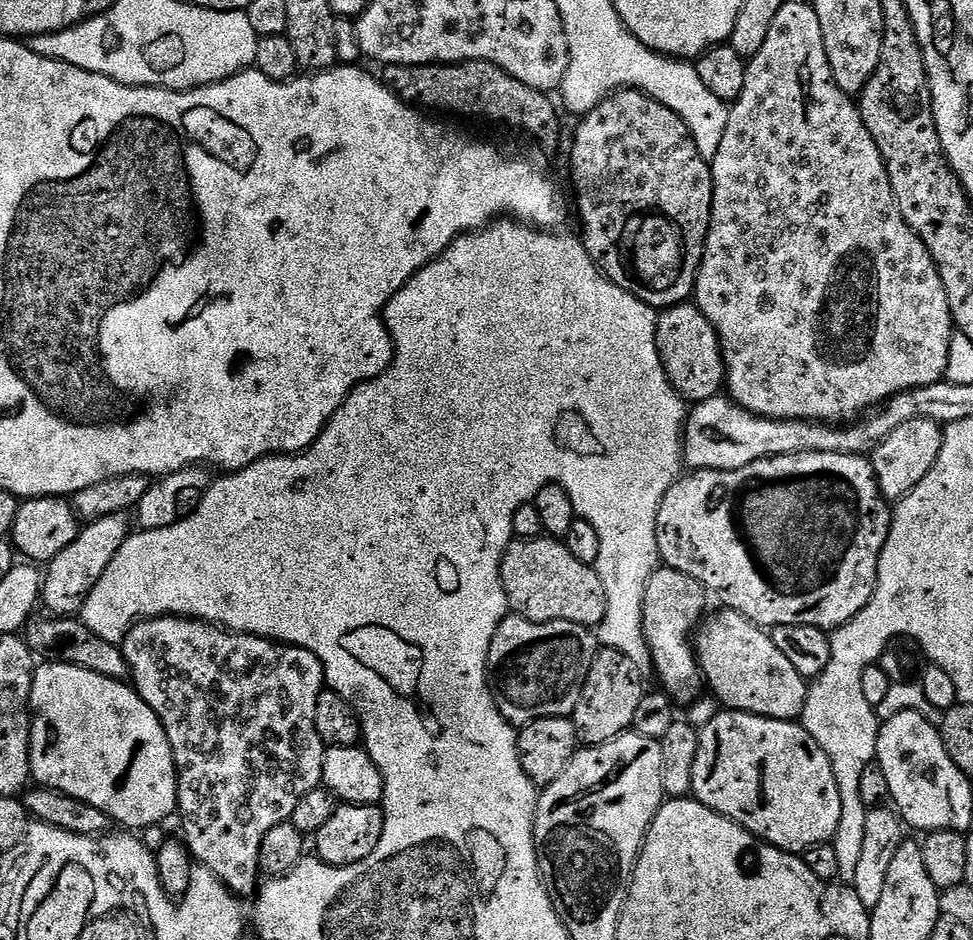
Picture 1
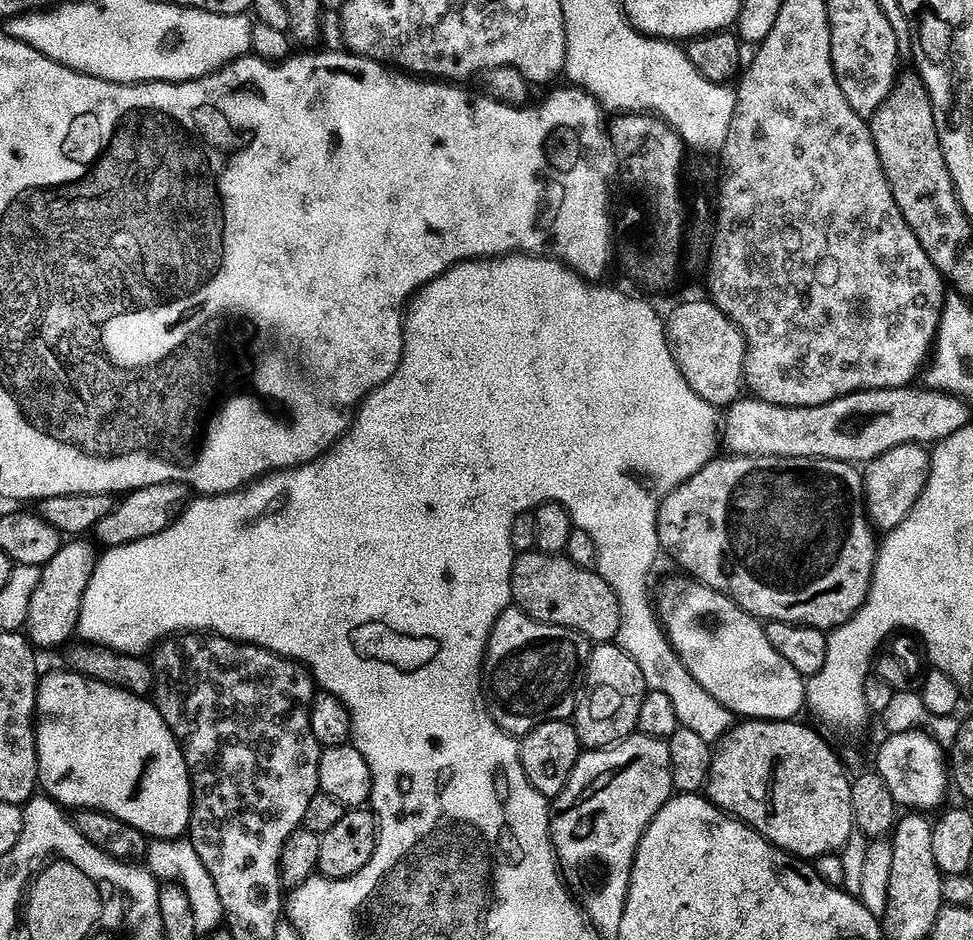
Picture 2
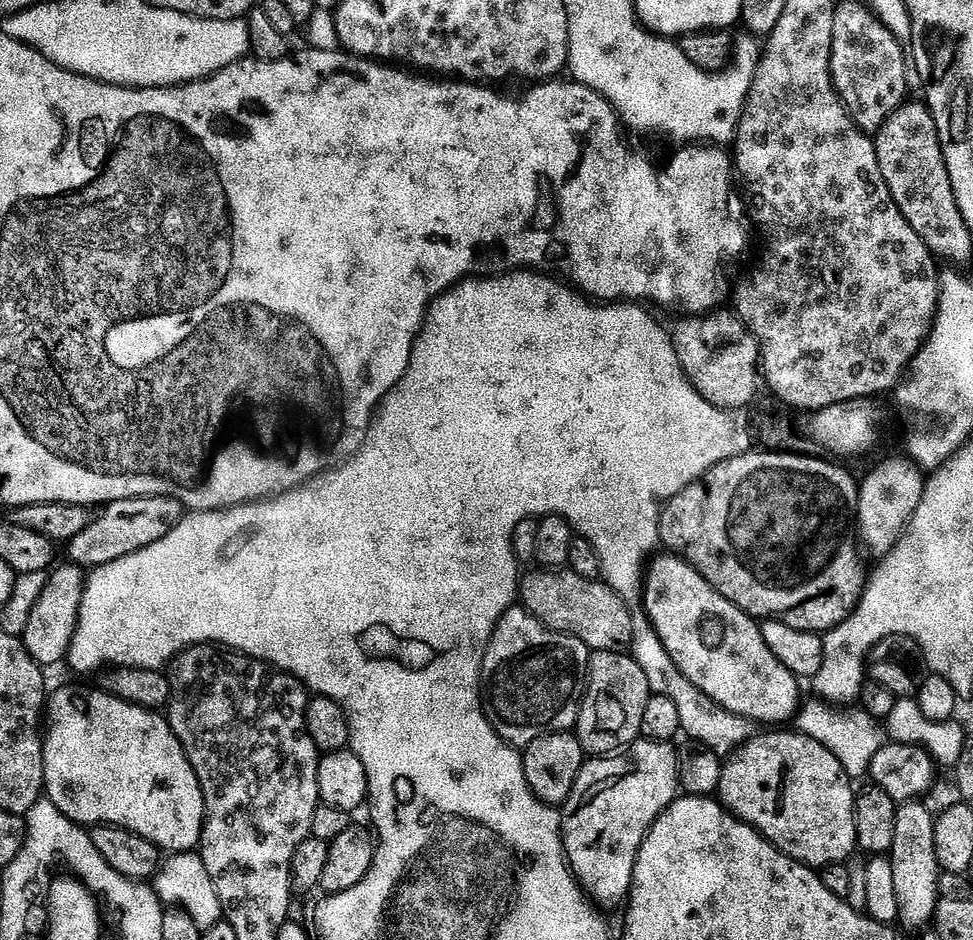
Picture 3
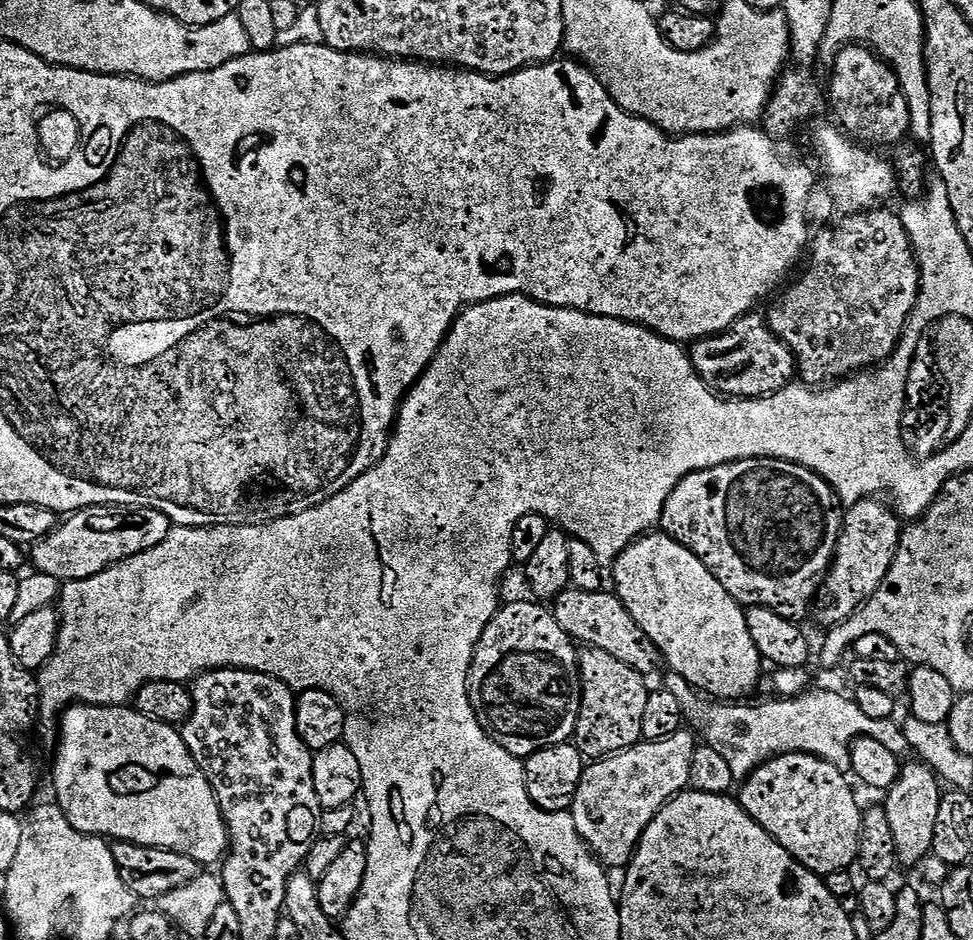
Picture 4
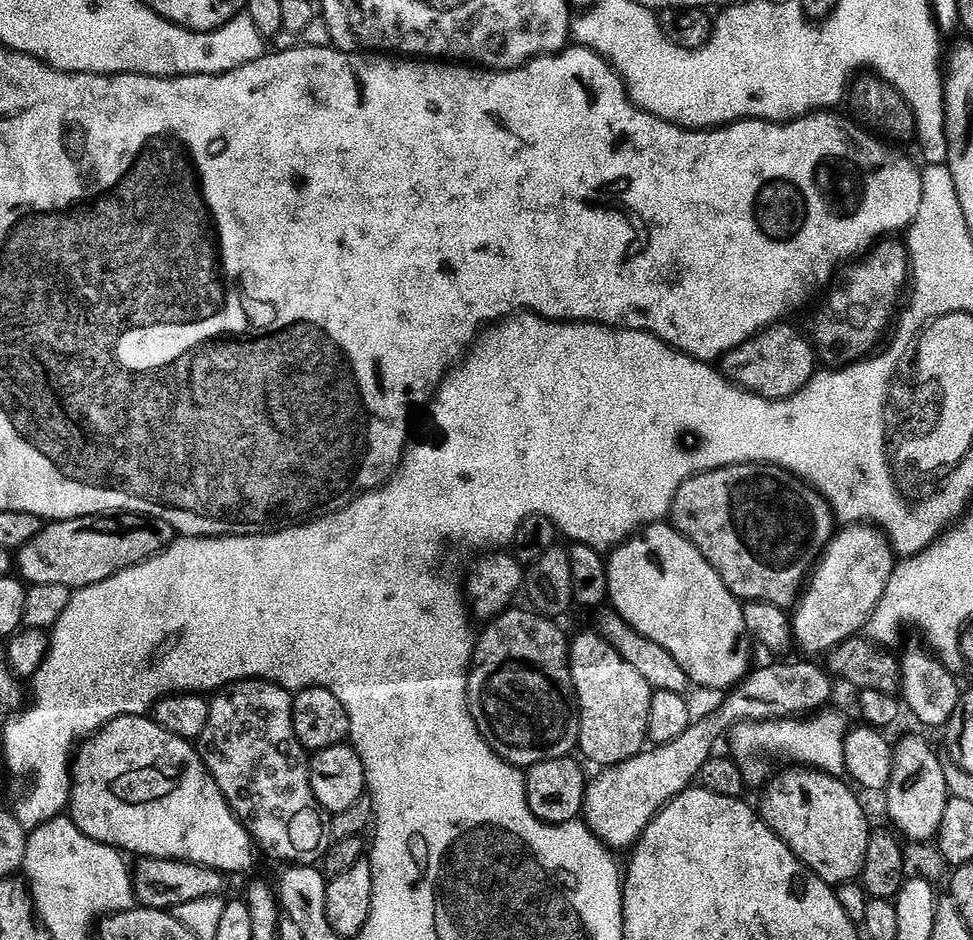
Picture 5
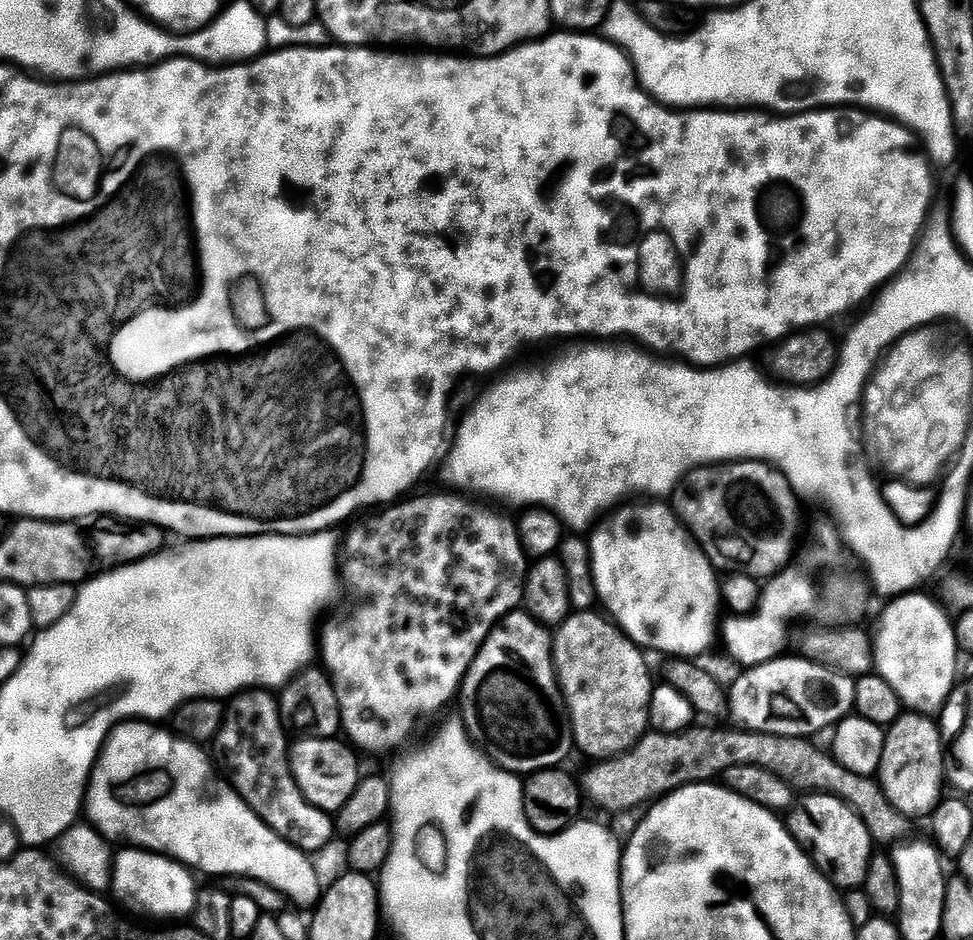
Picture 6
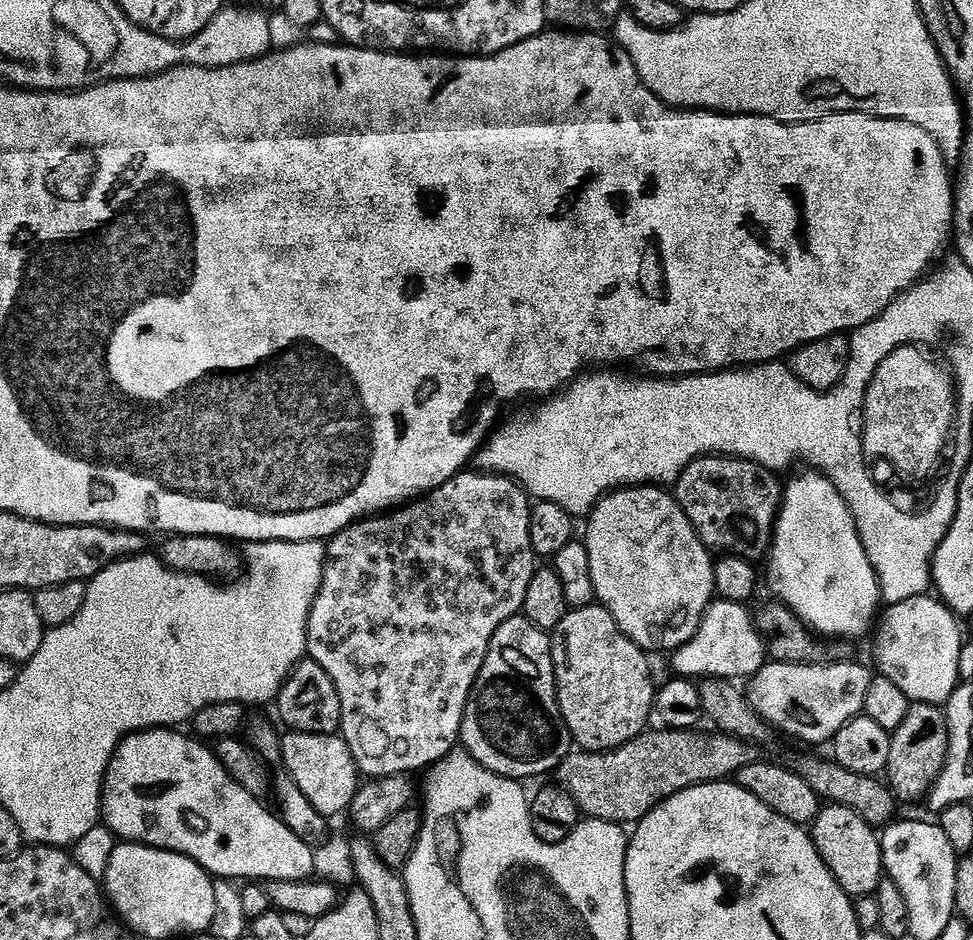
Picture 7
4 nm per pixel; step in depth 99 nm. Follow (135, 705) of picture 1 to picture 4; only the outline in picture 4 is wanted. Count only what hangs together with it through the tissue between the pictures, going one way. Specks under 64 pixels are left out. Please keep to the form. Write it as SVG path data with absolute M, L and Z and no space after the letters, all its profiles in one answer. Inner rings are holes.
M73 704L59 717L59 724L60 745L56 748L56 765L52 768L52 784L56 787L54 800L64 811L70 826L74 826L74 830L84 832L87 836L107 838L112 842L125 840L138 846L154 846L162 850L186 854L186 858L194 858L194 862L198 862L201 866L219 865L223 861L229 845L228 827L224 824L224 815L220 809L216 791L210 786L206 774L202 774L198 762L194 762L194 754L190 754L183 735L173 725L154 722L141 712L137 712L135 707L115 704Z

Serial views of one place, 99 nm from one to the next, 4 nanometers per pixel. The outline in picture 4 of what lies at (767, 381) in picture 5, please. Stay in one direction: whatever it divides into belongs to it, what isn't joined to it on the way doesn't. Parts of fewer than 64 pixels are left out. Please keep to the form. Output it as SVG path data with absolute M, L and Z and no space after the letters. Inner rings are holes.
M746 315L717 336L708 336L691 345L694 370L713 392L725 398L755 400L780 392L797 379L796 355L768 331L767 319L756 315Z

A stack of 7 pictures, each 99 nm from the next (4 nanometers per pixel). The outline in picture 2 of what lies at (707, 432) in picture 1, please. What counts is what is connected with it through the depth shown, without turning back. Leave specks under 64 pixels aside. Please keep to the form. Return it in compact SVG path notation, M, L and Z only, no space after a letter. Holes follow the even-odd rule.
M916 386L906 388L878 388L871 392L856 392L853 396L844 396L841 400L836 400L833 404L823 404L821 408L786 408L777 404L767 404L764 400L755 398L741 398L735 404L728 405L726 415L722 420L722 440L728 443L728 448L736 458L743 457L767 457L779 458L786 460L833 460L834 462L842 462L853 466L867 466L871 460L877 460L882 454L886 454L890 450L894 450L903 444L921 443L916 436L916 422L926 422L930 416L930 406L940 406L940 398L938 398L938 390L928 390L928 392L919 392Z

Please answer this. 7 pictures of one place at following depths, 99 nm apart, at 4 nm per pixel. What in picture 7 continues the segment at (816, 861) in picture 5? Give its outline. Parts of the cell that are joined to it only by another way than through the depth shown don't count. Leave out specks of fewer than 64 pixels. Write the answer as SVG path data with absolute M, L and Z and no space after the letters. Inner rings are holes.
M834 804L821 807L810 825L810 840L816 845L819 860L832 871L832 879L840 885L841 892L850 898L875 896L885 875L883 851L880 849L877 829L867 824L854 810Z

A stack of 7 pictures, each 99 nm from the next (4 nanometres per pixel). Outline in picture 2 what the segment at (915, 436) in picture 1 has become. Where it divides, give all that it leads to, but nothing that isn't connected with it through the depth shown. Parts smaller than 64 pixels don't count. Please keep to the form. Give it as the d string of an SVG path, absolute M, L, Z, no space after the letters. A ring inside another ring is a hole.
M923 443L903 444L877 460L871 460L863 469L864 494L871 523L877 529L897 528L914 510L918 498L924 493L928 474L932 470L932 458L929 449Z

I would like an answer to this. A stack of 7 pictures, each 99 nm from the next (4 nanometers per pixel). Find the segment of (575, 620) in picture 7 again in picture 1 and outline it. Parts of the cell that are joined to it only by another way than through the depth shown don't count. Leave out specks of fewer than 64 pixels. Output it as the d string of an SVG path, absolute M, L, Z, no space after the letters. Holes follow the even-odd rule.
M612 648L597 651L594 666L584 683L578 706L571 714L572 725L576 728L576 739L584 746L608 744L625 735L633 727L639 703L646 693L645 673L626 654Z

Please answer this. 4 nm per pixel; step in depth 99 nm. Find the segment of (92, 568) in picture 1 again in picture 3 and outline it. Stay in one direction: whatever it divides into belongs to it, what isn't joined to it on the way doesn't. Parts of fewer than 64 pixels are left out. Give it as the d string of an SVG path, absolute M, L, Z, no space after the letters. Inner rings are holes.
M65 565L60 568L58 566L49 575L46 589L42 590L42 596L30 614L29 625L21 636L24 648L44 668L50 668L52 664L62 664L67 659L73 634L76 633L86 576L79 565Z

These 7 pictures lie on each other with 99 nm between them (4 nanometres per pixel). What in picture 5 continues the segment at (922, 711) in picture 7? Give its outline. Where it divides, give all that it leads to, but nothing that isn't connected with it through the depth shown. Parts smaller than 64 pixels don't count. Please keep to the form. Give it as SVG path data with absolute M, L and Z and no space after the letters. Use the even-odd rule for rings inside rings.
M904 736L900 741L895 741L892 754L892 773L886 789L886 797L888 796L888 816L897 824L895 827L901 833L904 831L908 836L926 836L922 838L932 838L939 833L942 826L942 814L946 812L946 806L950 799L944 766L945 761L940 760L939 754L932 749L932 744L926 737Z

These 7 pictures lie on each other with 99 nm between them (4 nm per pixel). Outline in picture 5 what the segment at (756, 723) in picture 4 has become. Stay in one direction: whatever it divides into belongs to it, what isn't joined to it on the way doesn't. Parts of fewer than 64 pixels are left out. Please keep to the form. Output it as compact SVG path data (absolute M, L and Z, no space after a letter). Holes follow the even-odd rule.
M821 710L807 718L789 718L787 720L742 720L727 733L726 741L732 747L731 759L742 770L745 785L763 785L769 779L768 764L764 761L768 752L780 756L783 752L793 756L793 761L811 766L818 772L828 772L831 776L843 777L844 739L850 731L850 724L844 721L840 712Z

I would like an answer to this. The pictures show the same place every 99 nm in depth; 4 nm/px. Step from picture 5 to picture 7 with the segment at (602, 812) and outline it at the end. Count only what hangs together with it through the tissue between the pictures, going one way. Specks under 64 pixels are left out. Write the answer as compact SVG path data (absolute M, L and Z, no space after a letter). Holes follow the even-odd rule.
M768 662L751 677L746 695L755 712L777 733L797 736L808 744L827 745L840 733L842 726L863 713L866 690L870 690L873 675L873 669L860 664Z

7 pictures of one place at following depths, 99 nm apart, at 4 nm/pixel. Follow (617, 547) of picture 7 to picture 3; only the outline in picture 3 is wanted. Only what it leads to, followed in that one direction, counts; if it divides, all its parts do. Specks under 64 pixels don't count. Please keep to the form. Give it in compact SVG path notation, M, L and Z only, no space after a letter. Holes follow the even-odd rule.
M676 554L657 555L651 563L647 565L646 575L642 580L642 610L648 616L648 621L652 623L653 630L658 634L658 638L666 646L670 658L714 702L718 702L726 710L734 714L744 716L753 722L766 720L770 726L776 726L779 720L788 720L797 715L801 707L800 700L801 681L774 654L770 654L770 648L760 633L760 624L753 617L748 616L734 602L730 602L706 578L693 564Z

